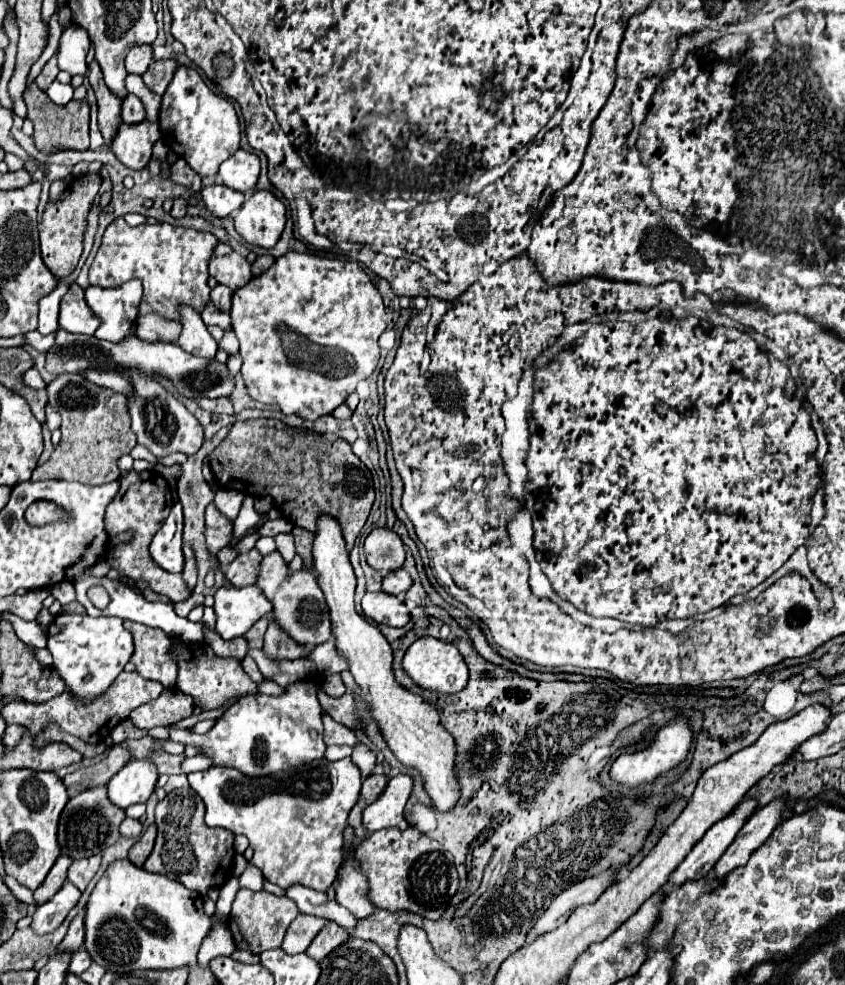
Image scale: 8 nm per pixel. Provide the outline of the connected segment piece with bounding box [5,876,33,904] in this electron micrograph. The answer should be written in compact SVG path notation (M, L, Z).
M5 876L5 882L7 882L9 888L13 888L13 894L15 894L21 902L25 902L25 904L33 904L33 892L31 892L29 888L21 886L21 884L15 882L11 876Z

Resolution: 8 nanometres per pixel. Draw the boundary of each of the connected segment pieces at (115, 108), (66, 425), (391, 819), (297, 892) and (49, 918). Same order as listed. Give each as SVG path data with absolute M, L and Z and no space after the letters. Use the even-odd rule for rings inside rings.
M95 60L89 64L87 78L95 90L97 104L99 104L99 130L105 138L105 146L109 146L119 124L123 122L121 120L121 100L117 100L117 96L113 96L113 92L109 92L109 88L105 88L101 68Z
M61 374L47 386L49 404L61 414L61 442L55 446L51 458L33 470L31 480L77 480L83 484L99 486L119 478L117 460L123 454L129 454L137 444L131 430L129 400L123 394L117 394L109 388L101 388L83 374Z
M397 774L387 780L385 790L369 808L363 812L363 824L369 832L383 830L383 828L399 828L405 830L409 824L403 818L405 802L411 794L413 780L407 774Z
M293 884L293 888L285 888L285 896L295 900L299 910L303 914L313 914L313 916L325 916L329 920L335 920L341 928L351 930L355 928L355 918L349 910L341 908L335 900L329 900L325 892L305 888L303 884Z
M65 882L61 886L61 890L47 900L45 904L41 904L35 914L33 914L33 922L31 928L35 934L51 934L59 928L59 924L65 920L65 916L69 914L69 910L77 904L77 900L81 898L81 890L75 888L73 884Z

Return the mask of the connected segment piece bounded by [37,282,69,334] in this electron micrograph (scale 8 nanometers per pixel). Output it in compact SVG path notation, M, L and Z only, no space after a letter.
M59 282L59 286L41 298L39 302L39 332L43 334L53 334L59 330L59 302L65 296L69 284Z

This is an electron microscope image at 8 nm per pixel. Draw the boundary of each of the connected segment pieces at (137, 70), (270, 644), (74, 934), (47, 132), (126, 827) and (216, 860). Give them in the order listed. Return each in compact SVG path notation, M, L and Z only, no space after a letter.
M143 44L143 46L135 46L129 50L127 58L125 58L125 68L127 72L133 72L133 74L143 74L149 64L153 62L153 52L151 52L151 46Z
M269 622L269 628L265 632L265 646L263 652L271 660L287 660L287 658L303 658L307 654L307 646L297 644L293 638L289 638L275 622Z
M79 912L79 914L73 918L73 922L71 922L71 926L69 926L69 932L67 932L67 936L63 938L63 942L59 944L57 952L75 952L75 950L79 950L79 948L83 946L83 940L85 940L83 916L85 916L85 914Z
M35 84L27 88L23 94L27 104L27 118L35 124L35 146L37 150L51 154L61 150L87 150L89 148L89 104L85 100L71 100L65 106L53 104L49 96L45 96L43 90L39 90Z
M125 818L121 822L121 828L119 828L121 836L127 836L127 838L137 838L141 832L143 832L143 826L139 820L133 820L133 818Z
M177 788L177 792L169 792L155 806L155 824L157 824L157 840L151 856L143 864L147 872L159 872L173 880L183 882L189 890L207 894L209 888L219 888L231 876L233 866L233 838L235 834L223 828L209 828L203 822L205 804L191 788Z

